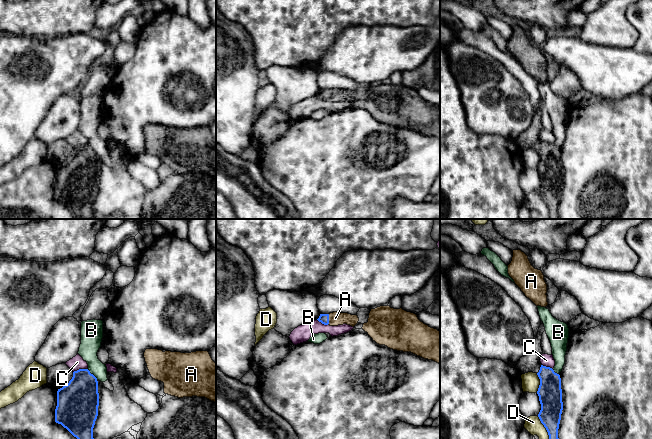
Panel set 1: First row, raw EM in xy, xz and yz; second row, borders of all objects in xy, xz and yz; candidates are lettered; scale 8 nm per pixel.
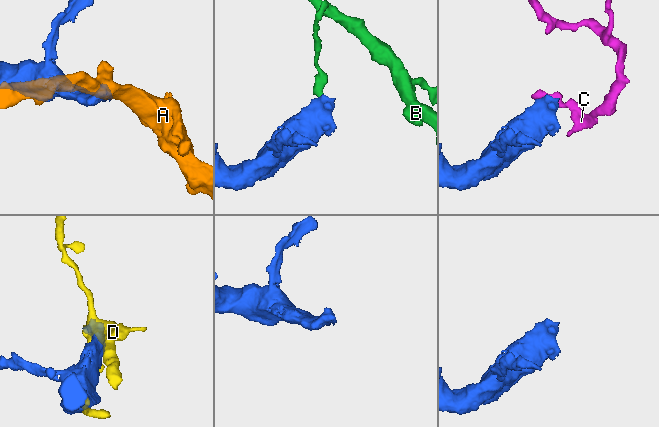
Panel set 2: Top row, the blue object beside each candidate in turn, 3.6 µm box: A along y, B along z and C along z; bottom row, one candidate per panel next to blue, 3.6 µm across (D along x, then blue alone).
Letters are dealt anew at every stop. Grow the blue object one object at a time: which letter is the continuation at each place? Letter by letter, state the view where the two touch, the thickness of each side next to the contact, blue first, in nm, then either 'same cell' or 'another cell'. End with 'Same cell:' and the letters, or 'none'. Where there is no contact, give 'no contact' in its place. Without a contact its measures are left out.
A: meets blue in xz; 80 nm thick on the blue side, 110 nm on the other; same cell
B: meets blue in xy; 320 nm thick on the blue side, 160 nm on the other; another cell
C: meets blue in xy; 320 nm thick on the blue side, 110 nm on the other; another cell
D: meets blue in yz; 190 nm thick on the blue side, 140 nm on the other; another cell
Same cell: A

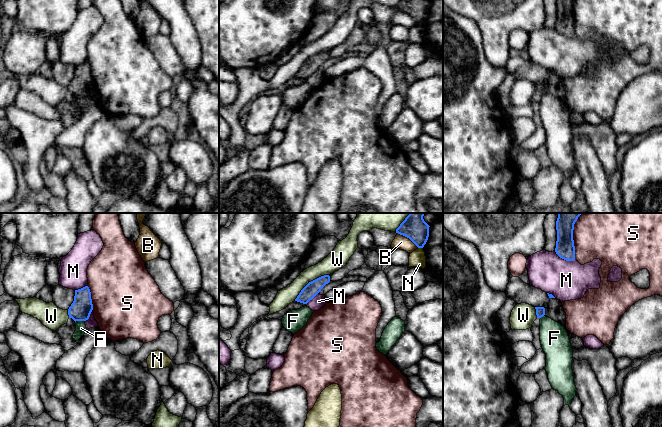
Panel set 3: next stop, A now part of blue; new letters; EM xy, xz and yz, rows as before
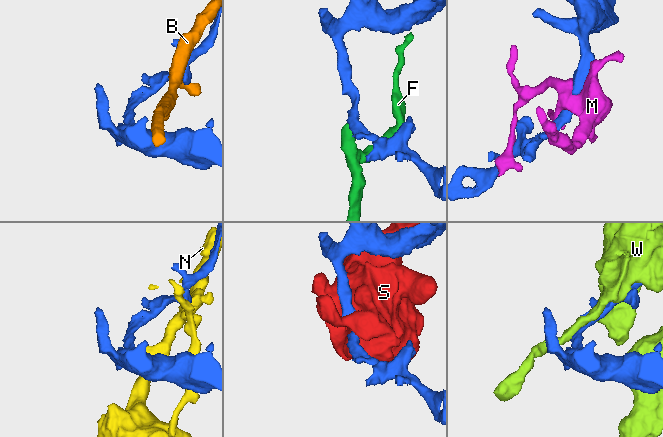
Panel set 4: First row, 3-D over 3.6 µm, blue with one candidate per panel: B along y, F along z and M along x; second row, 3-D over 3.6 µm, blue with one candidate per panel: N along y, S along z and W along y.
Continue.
B: meets blue in xz; 160 nm thick on the blue side, 120 nm on the other; another cell
F: meets blue in xy; 170 nm thick on the blue side, 80 nm on the other; another cell
M: meets blue in yz; 160 nm thick on the blue side, 320 nm on the other; another cell
N: meets blue in xz; 160 nm thick on the blue side, 140 nm on the other; another cell
S: meets blue in yz; 160 nm thick on the blue side, 280 nm on the other; another cell
W: meets blue in xz; 110 nm thick on the blue side, 140 nm on the other; another cell
Same cell: none

